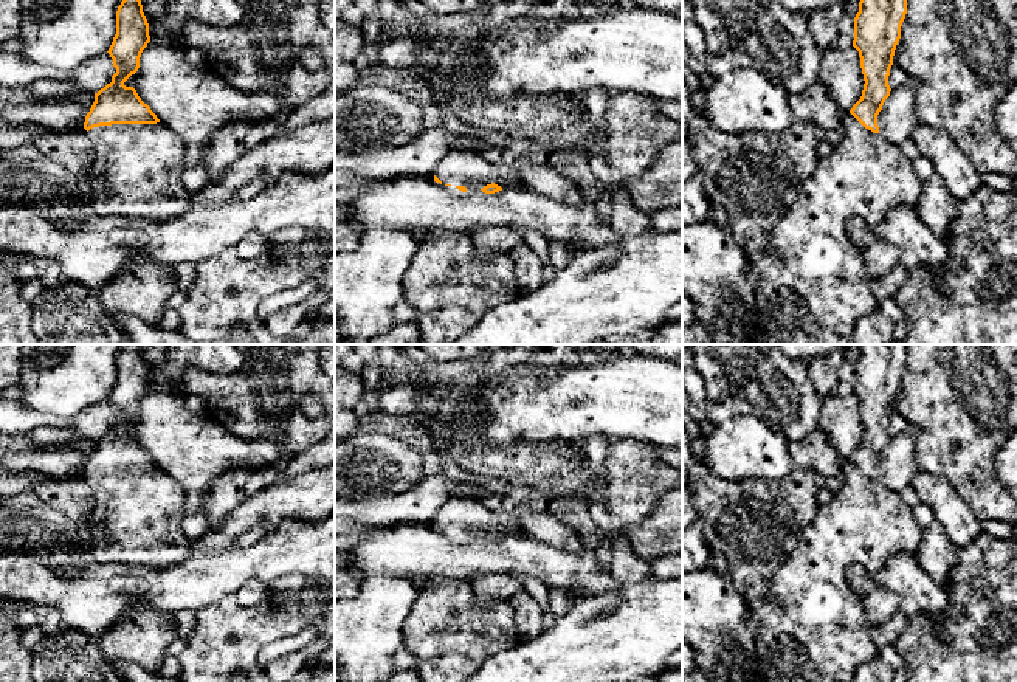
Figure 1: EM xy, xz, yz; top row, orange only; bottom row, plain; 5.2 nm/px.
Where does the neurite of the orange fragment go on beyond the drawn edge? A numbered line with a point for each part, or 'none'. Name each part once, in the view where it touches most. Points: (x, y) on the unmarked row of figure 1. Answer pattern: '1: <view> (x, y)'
1: xy (137, 516)

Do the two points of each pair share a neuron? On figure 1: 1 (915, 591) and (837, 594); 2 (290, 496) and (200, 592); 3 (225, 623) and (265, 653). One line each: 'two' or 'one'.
1: two
2: two
3: two

